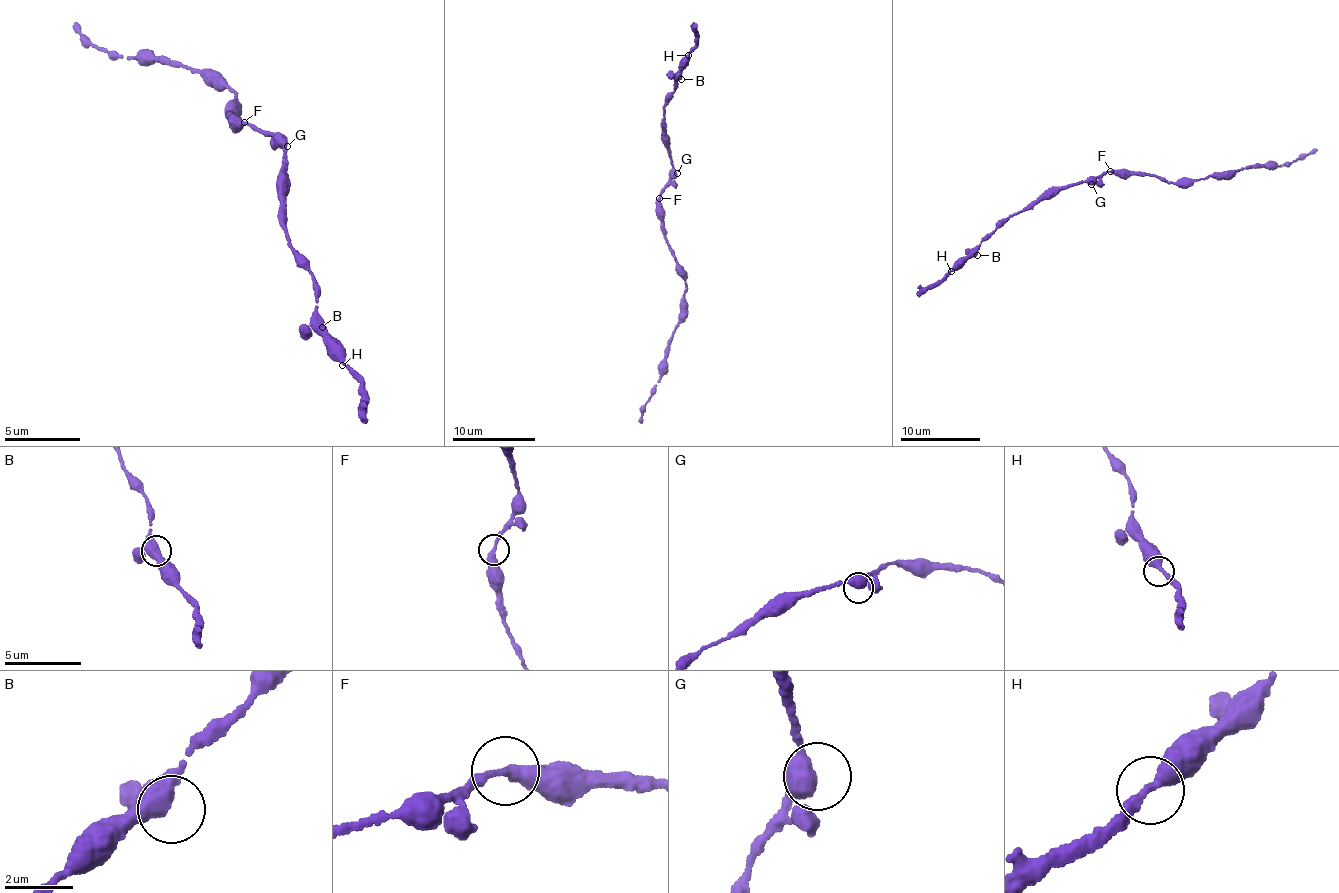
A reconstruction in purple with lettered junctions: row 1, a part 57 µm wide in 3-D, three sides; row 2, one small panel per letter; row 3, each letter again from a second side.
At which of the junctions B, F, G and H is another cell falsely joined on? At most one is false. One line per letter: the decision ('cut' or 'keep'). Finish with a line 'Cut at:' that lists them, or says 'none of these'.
B: keep
F: keep
G: keep
H: keep
Cut at: none of these

